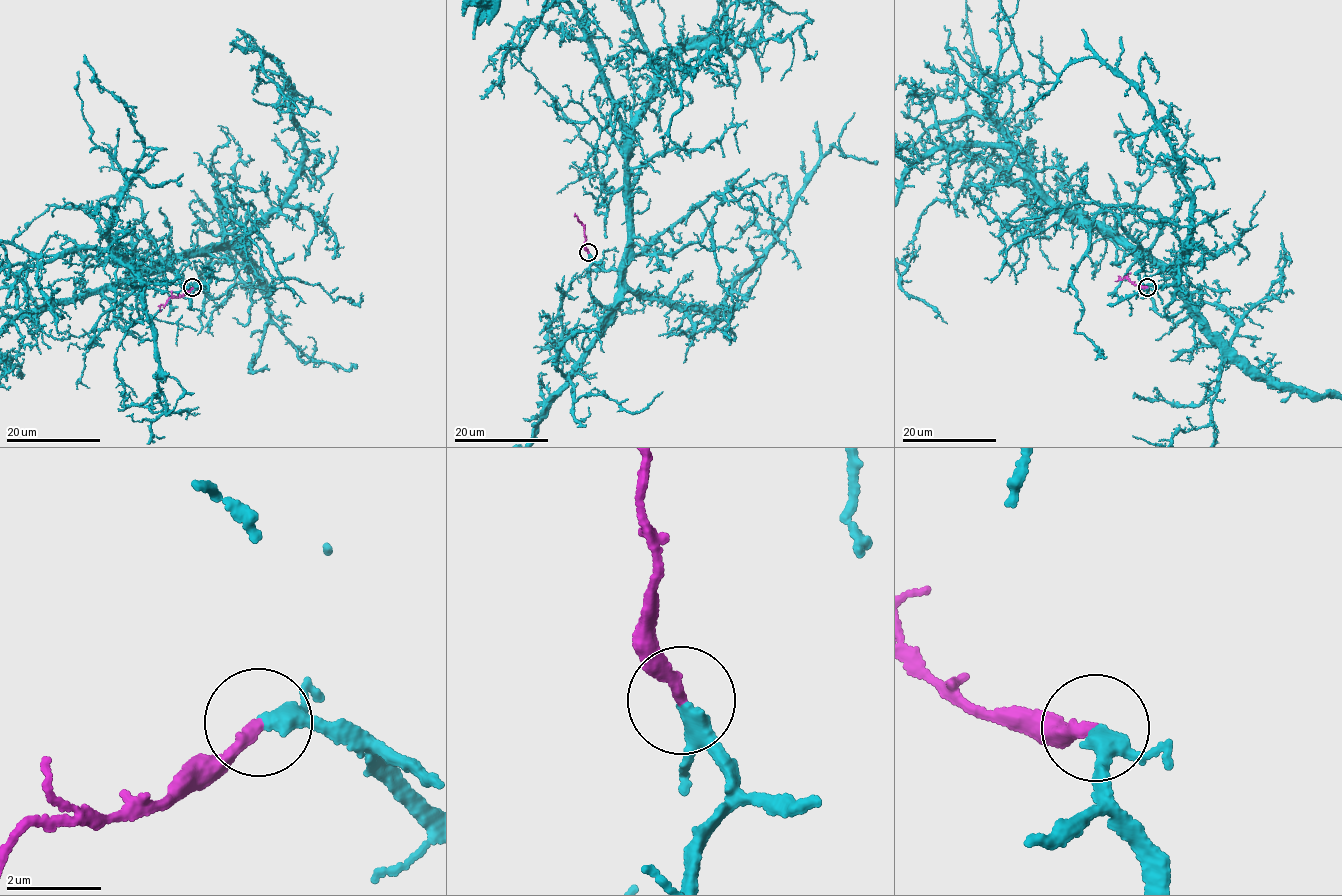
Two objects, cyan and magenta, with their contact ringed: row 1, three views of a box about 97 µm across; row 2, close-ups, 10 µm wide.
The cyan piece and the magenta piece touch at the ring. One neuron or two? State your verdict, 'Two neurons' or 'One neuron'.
One neuron

